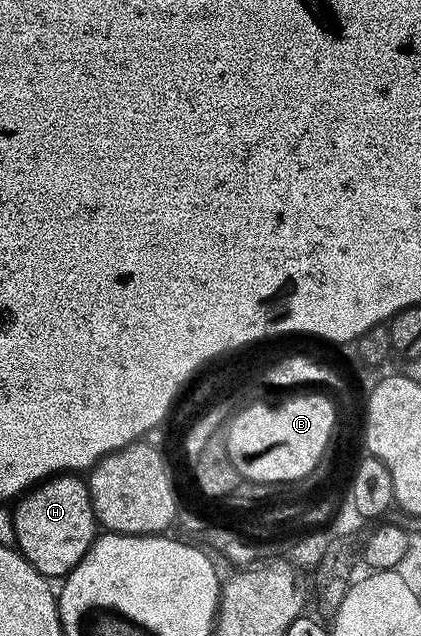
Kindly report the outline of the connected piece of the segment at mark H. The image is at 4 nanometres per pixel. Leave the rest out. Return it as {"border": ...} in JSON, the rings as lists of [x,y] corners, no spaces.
{"border":[[[54,477],[38,486],[28,497],[22,498],[20,503],[23,510],[29,511],[29,515],[19,519],[20,526],[24,528],[23,539],[29,542],[20,544],[21,554],[46,577],[68,575],[85,556],[95,538],[93,502],[89,499],[86,480],[81,477]]]}

